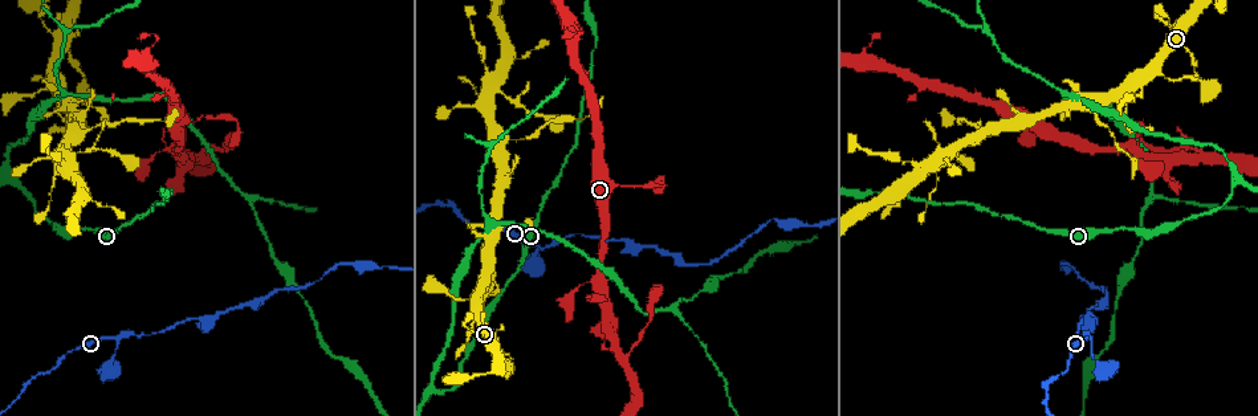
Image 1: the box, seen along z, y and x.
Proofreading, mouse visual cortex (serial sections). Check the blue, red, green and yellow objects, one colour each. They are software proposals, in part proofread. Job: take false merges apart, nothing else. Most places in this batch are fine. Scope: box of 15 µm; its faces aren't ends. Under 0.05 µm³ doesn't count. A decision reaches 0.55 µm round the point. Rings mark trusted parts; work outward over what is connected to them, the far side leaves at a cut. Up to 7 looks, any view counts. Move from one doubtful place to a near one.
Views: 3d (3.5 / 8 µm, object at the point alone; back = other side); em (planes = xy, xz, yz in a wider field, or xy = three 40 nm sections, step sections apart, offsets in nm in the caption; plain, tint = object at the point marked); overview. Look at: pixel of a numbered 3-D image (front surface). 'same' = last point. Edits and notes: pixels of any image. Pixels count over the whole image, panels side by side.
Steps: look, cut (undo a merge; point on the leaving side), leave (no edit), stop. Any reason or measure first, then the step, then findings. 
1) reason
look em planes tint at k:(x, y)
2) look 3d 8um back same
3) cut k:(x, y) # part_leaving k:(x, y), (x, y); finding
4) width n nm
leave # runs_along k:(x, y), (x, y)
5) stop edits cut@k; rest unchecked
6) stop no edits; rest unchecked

a narrow waist
look 3d 8um at 1:(163, 135)

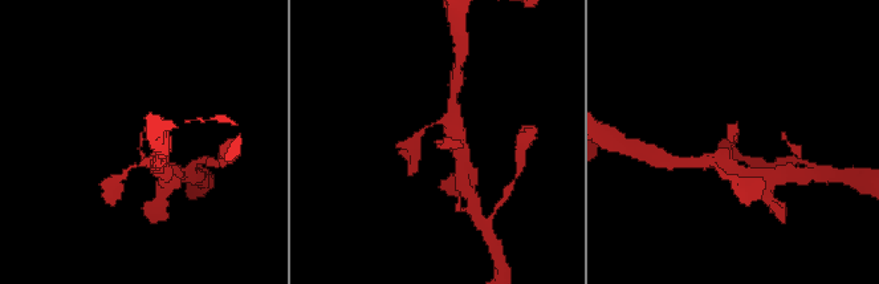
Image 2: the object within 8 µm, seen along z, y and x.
look em xy step 5 tint at 2:(142, 140)

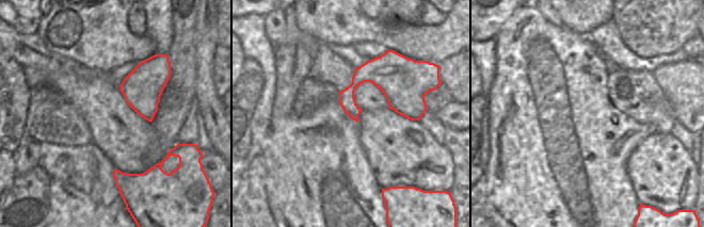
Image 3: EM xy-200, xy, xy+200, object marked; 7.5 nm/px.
leave # runs_along 2:(724, 165), (729, 166), (737, 128); continuous, no second cell

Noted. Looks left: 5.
look 3d 3.5um at 1:(432, 390)

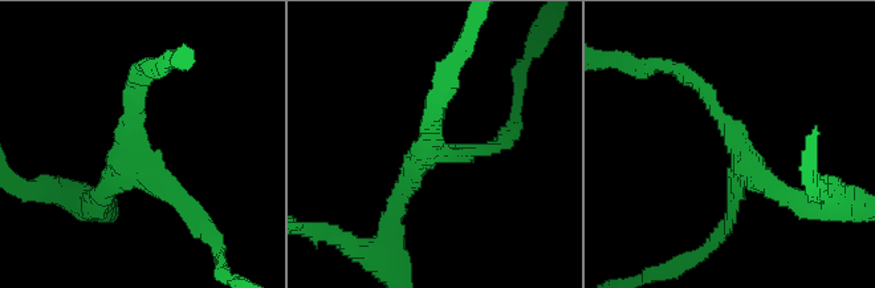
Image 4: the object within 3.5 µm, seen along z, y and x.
arms 3; arm_widths 150, 150, 250 nm; shape alone is not enough
look em xy step 5 tint at 4:(741, 163)

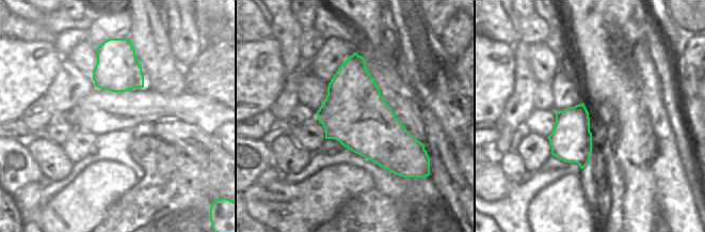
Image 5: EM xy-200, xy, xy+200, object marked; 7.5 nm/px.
width 480 nm
leave # runs_along 4:(200, 222), (130, 161), (138, 86); all the same cell

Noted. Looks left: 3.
side arm on a straight run
look 3d 3.5um at 1:(1148, 197)

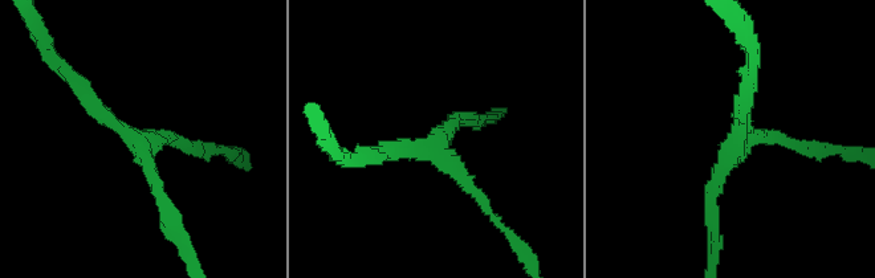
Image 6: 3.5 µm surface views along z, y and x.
arm_widths 150, 200, 200 nm
leave # runs_along 6:(69, 77), (142, 146), (167, 211); all the same cell

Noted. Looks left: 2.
stop no edits; rest unchecked

